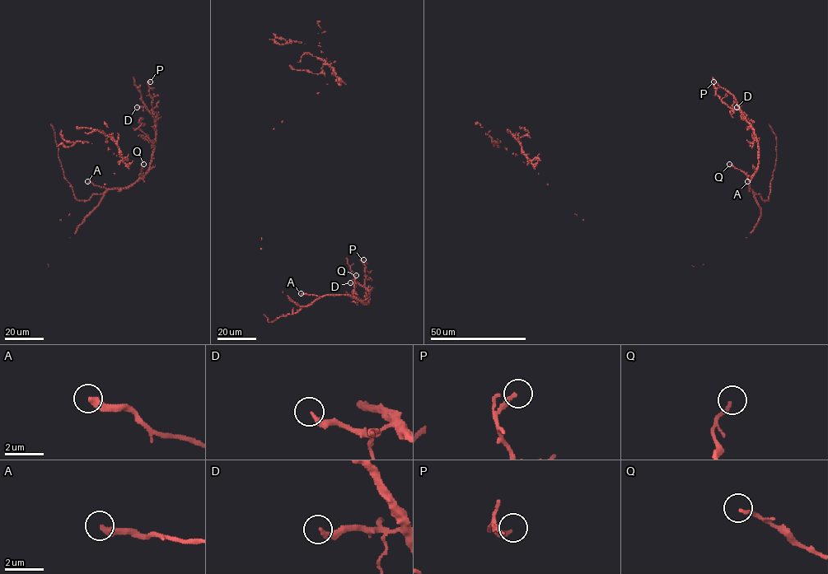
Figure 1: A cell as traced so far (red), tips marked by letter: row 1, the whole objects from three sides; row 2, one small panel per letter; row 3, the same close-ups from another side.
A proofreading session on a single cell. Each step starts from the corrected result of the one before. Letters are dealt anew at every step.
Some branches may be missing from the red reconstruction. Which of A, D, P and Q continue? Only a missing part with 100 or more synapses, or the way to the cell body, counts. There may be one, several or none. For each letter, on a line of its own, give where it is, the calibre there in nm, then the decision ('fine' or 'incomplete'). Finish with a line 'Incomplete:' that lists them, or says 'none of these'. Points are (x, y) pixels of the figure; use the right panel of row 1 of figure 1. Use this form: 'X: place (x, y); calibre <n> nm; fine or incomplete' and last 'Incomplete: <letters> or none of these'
A: place (747, 181); calibre 360 nm; fine
D: place (736, 107); calibre 260 nm; fine
P: place (713, 81); calibre 220 nm; fine
Q: place (729, 164); calibre 160 nm; fine
Incomplete: none of these

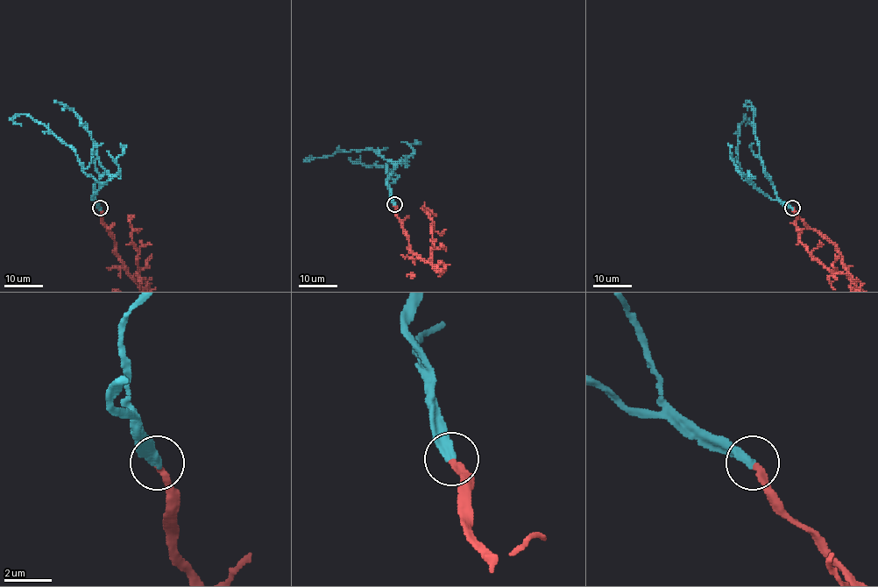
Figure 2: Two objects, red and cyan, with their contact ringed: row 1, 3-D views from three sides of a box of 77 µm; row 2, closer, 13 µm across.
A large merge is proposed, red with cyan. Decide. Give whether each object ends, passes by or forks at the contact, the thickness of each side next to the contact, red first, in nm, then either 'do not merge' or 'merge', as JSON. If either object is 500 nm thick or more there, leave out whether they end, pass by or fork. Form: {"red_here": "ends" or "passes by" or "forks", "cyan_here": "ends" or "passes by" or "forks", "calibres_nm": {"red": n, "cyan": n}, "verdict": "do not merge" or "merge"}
{"red_here": "ends", "cyan_here": "ends", "calibres_nm": {"red": 280, "cyan": 400}, "verdict": "merge"}

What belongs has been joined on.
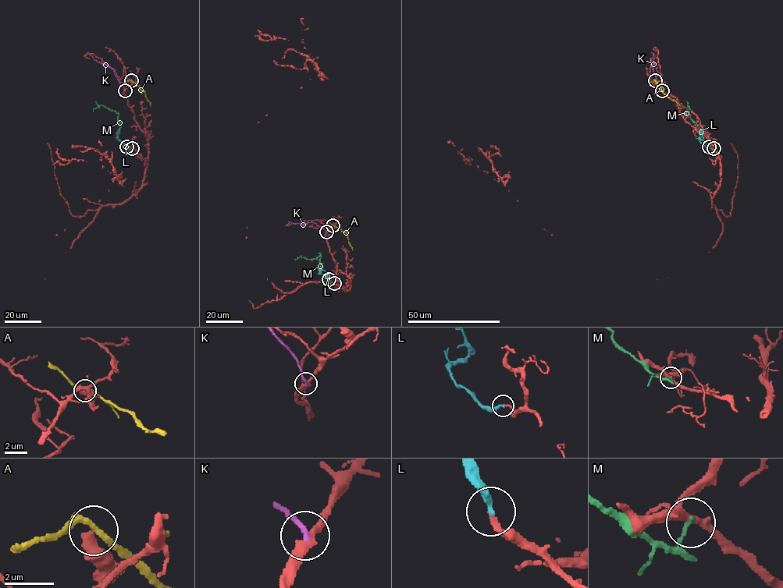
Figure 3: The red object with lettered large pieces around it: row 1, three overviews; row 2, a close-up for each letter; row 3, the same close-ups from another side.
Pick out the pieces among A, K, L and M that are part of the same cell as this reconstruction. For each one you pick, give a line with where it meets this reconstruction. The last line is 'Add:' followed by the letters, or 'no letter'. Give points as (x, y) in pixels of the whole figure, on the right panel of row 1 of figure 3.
L: Touches red at (709, 146)
Add: L

